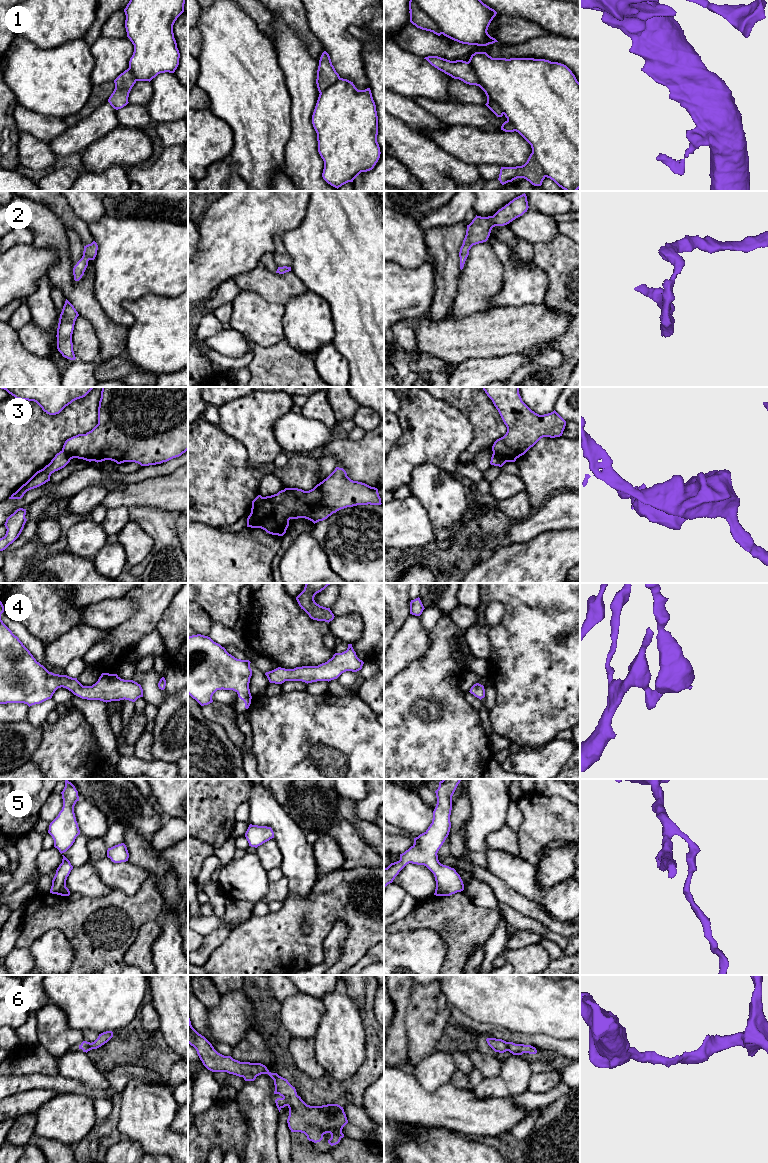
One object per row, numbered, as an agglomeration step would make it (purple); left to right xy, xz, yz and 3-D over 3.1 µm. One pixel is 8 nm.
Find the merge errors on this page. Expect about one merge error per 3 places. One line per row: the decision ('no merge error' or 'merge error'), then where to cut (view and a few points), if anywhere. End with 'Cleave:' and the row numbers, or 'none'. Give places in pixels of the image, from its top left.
1: merge error; cut in yz along (467, 62), (474, 70), (479, 82), (488, 95), (503, 113)
2: no merge error; no cut
3: merge error; cut in yz along (493, 451), (497, 452), (507, 461)
4: no merge error; no cut
5: no merge error; no cut
6: no merge error; no cut
Cleave: 1, 3

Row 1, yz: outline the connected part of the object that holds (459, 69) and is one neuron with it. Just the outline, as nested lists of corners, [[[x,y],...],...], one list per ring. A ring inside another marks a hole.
[[[438,56],[425,57],[432,66],[454,79],[459,79],[466,84],[479,86],[487,96],[487,103],[485,104],[497,117],[502,117],[503,112],[499,105],[493,101],[484,86],[480,83],[475,70],[471,65],[463,60],[450,61]]]

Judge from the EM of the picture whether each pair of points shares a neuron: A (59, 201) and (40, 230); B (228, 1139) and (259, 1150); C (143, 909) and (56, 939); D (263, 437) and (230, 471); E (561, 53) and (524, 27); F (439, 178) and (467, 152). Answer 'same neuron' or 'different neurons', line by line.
A: different neurons
B: different neurons
C: different neurons
D: different neurons
E: same neuron
F: different neurons

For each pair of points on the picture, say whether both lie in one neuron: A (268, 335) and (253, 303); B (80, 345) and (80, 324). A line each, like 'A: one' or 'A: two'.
A: one
B: one

